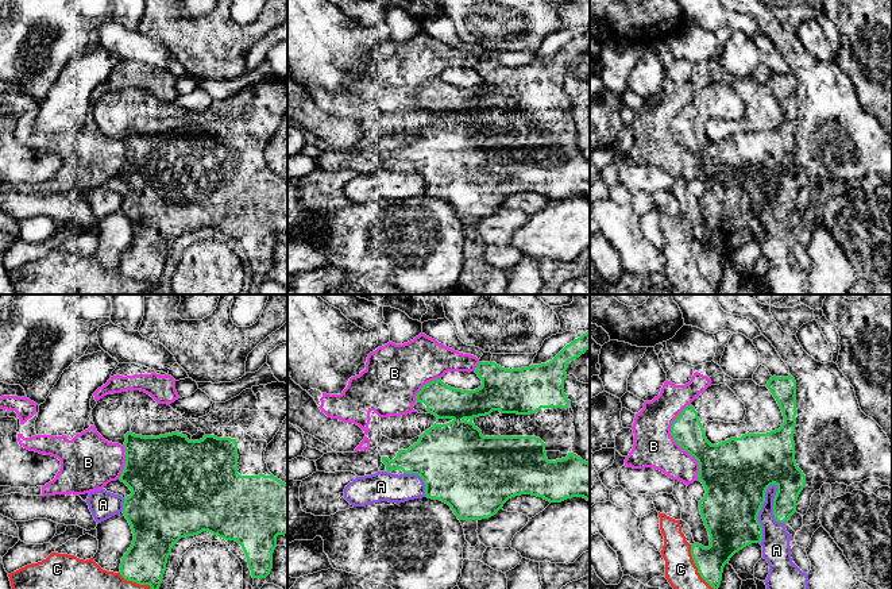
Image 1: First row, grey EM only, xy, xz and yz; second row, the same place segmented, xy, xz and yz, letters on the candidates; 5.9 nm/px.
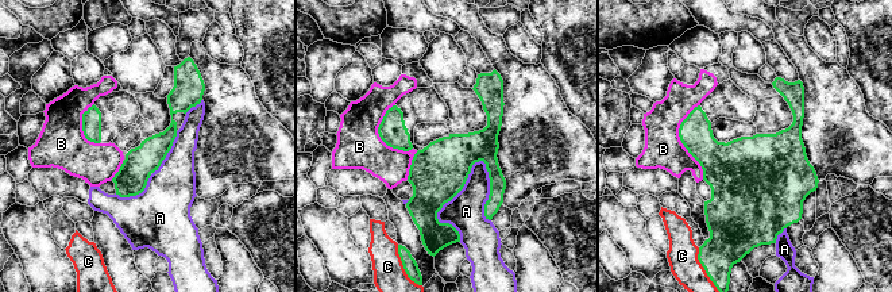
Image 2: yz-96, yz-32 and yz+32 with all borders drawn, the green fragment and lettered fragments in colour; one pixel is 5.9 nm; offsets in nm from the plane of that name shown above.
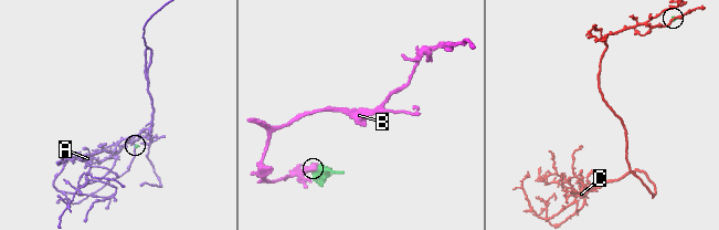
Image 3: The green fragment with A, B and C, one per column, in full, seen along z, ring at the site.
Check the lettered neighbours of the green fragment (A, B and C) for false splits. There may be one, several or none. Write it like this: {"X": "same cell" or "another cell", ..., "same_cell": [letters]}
{"A": "another cell", "B": "another cell", "C": "another cell", "same_cell": []}

